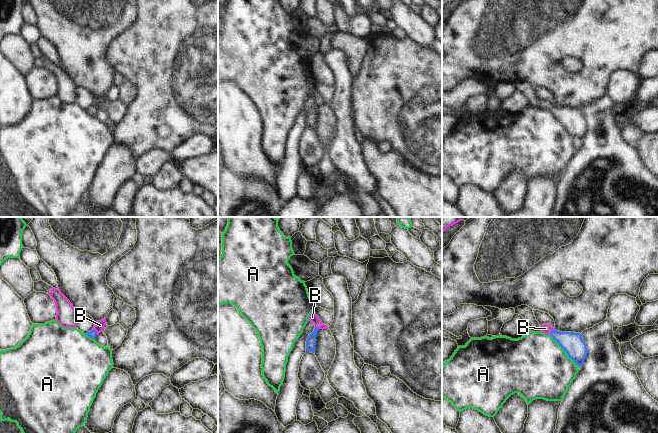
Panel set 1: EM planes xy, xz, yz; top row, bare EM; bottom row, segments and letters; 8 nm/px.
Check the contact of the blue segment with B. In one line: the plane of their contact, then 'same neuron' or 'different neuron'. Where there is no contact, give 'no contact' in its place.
xy | same neuron

